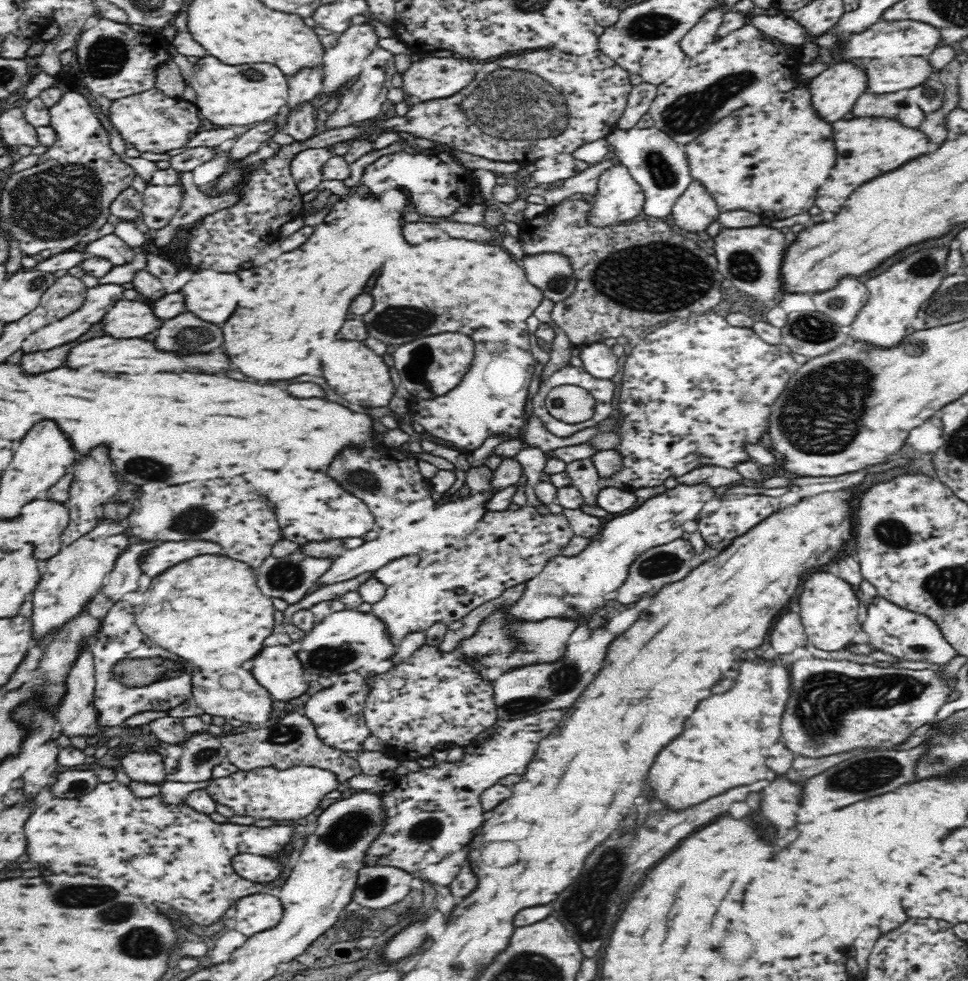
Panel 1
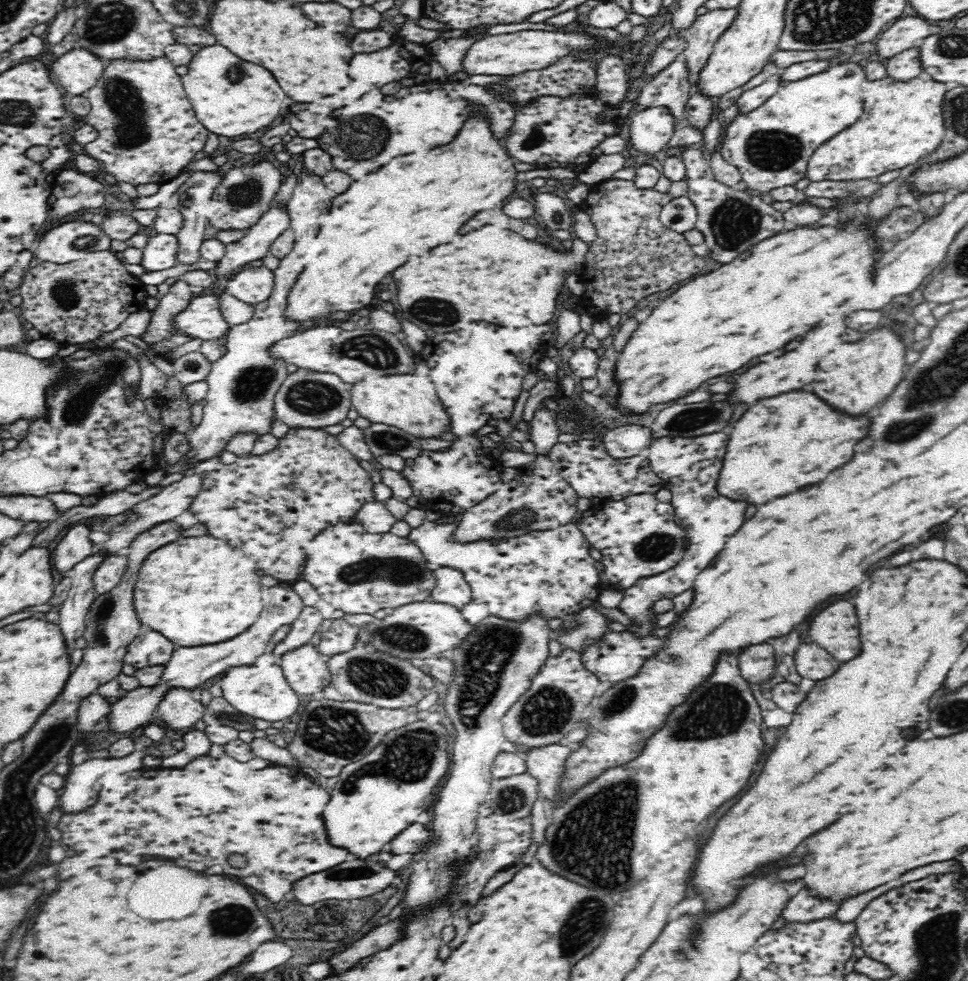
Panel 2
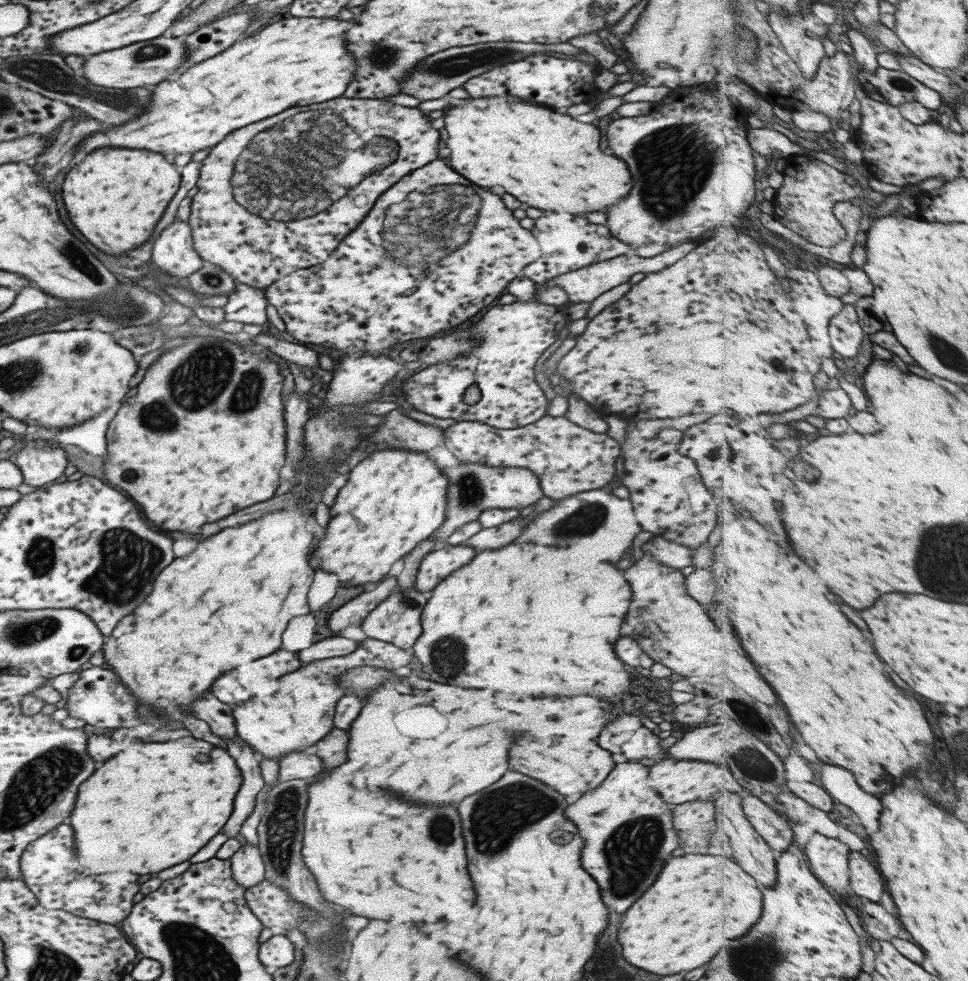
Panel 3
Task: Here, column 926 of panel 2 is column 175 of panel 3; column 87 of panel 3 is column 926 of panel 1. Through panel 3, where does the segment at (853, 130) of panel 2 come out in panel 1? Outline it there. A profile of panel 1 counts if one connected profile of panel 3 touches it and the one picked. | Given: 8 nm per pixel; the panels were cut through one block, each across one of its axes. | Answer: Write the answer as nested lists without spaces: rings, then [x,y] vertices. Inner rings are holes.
[[[854,118],[854,120],[838,120],[838,122],[834,122],[832,124],[832,130],[834,130],[834,144],[836,144],[836,152],[838,152],[838,162],[836,162],[836,166],[830,170],[830,178],[820,186],[820,190],[818,190],[818,198],[814,200],[814,206],[818,206],[822,212],[832,212],[832,214],[838,214],[840,212],[840,208],[844,206],[844,202],[848,200],[848,196],[858,188],[858,186],[862,186],[862,184],[866,184],[868,180],[874,180],[874,178],[878,178],[880,174],[886,174],[886,172],[892,172],[894,168],[900,168],[902,164],[906,164],[906,162],[910,162],[910,160],[914,160],[914,158],[918,158],[918,156],[922,156],[922,154],[926,154],[926,152],[932,152],[934,148],[938,148],[938,146],[934,146],[934,144],[930,144],[926,138],[924,138],[924,134],[920,132],[920,130],[914,130],[914,128],[906,128],[906,126],[902,126],[900,122],[896,122],[896,120],[884,120],[884,118]]]

